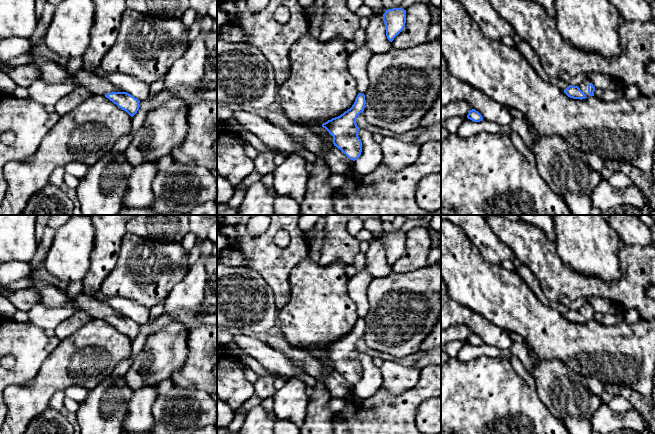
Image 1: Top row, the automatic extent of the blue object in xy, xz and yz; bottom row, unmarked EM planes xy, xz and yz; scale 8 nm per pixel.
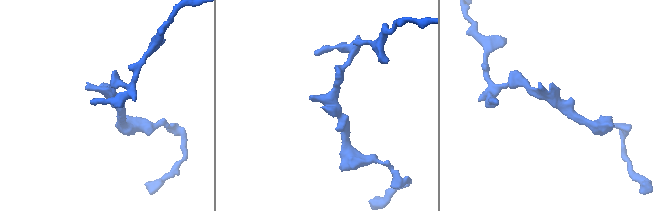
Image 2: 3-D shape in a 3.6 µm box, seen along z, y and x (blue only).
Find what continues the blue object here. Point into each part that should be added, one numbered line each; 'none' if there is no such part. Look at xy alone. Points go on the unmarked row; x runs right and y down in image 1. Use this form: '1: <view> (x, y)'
1: xy (50, 295)

